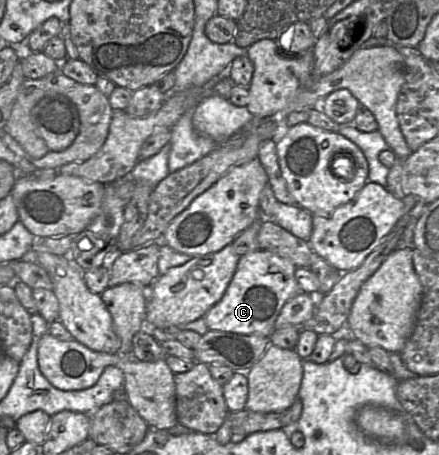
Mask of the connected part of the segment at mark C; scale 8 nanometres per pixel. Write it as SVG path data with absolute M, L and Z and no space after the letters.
M258 249L242 255L223 297L204 315L208 329L269 338L275 329L275 321L284 304L301 292L295 279L296 268L290 260L267 250Z

